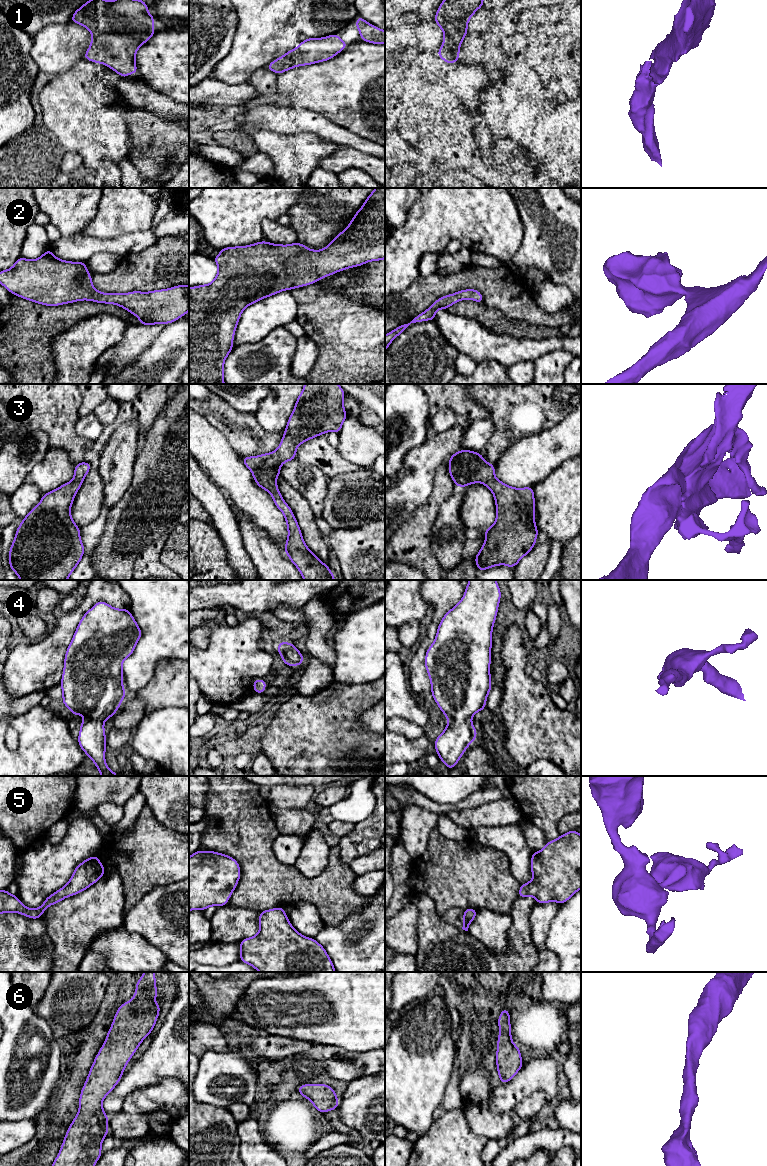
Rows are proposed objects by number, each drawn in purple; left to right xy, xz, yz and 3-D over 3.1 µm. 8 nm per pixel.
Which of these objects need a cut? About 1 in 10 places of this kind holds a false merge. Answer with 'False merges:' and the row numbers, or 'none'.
False merges: none

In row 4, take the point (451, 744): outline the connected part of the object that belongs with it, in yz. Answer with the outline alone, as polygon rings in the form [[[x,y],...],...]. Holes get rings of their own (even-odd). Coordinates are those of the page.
[[[469,580],[460,602],[442,618],[433,644],[425,654],[425,668],[431,682],[431,694],[448,719],[445,730],[434,741],[437,755],[448,770],[456,767],[468,746],[477,738],[477,730],[471,723],[473,715],[484,711],[487,696],[492,688],[490,663],[492,631],[501,599],[501,591],[496,580]]]

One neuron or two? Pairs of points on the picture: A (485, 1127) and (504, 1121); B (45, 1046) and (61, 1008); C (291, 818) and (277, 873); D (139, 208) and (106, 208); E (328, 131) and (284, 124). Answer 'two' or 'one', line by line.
A: one
B: two
C: two
D: one
E: one

